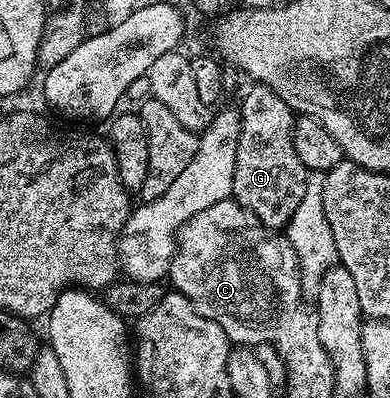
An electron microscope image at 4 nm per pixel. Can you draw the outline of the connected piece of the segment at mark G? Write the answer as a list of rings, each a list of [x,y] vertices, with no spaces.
[[[260,83],[248,86],[245,98],[239,104],[241,130],[239,131],[238,151],[235,156],[235,171],[232,200],[239,202],[251,215],[255,215],[274,231],[286,228],[295,215],[295,207],[307,191],[310,170],[295,151],[293,142],[293,109],[271,91],[271,87]]]

